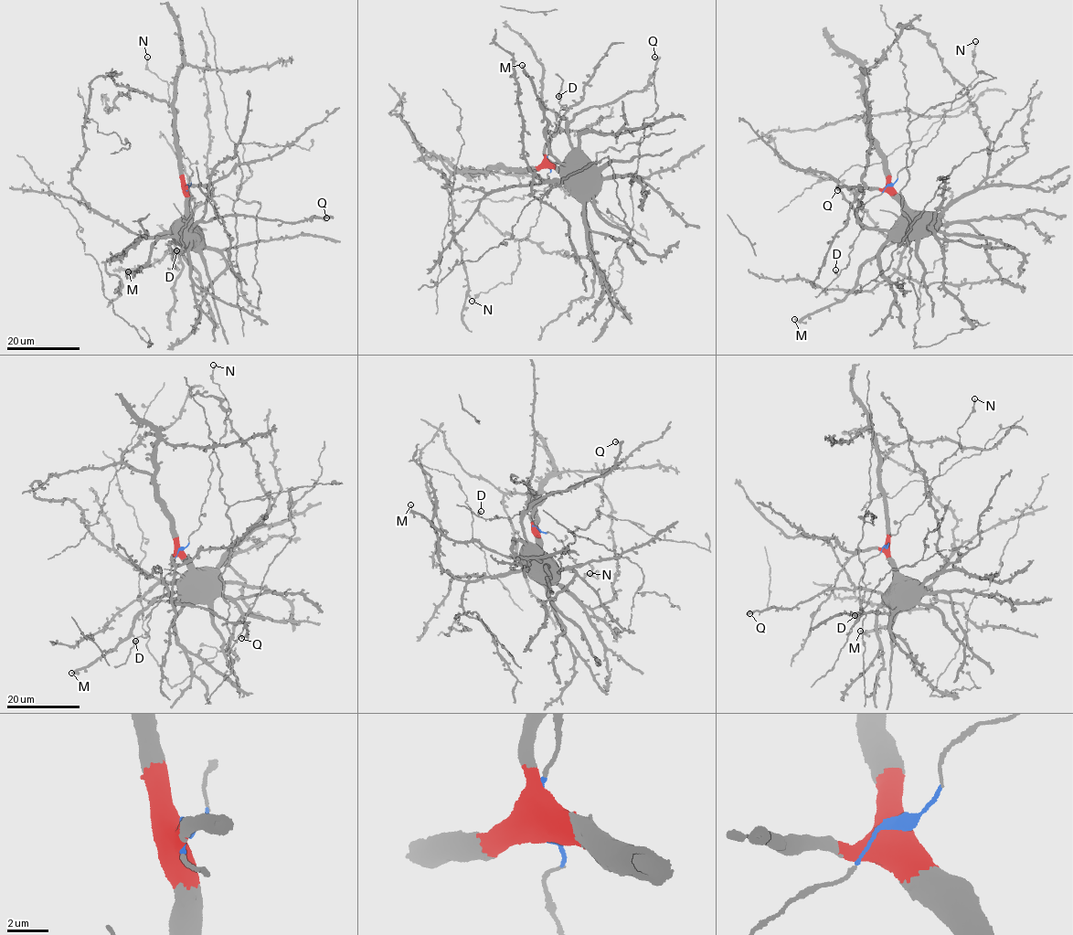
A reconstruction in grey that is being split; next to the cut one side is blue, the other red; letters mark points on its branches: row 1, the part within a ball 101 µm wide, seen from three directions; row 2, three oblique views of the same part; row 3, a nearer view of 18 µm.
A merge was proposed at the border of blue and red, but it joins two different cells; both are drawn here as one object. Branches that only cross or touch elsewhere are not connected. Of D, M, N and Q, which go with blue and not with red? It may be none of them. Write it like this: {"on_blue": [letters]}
{"on_blue": ["D", "N"]}

